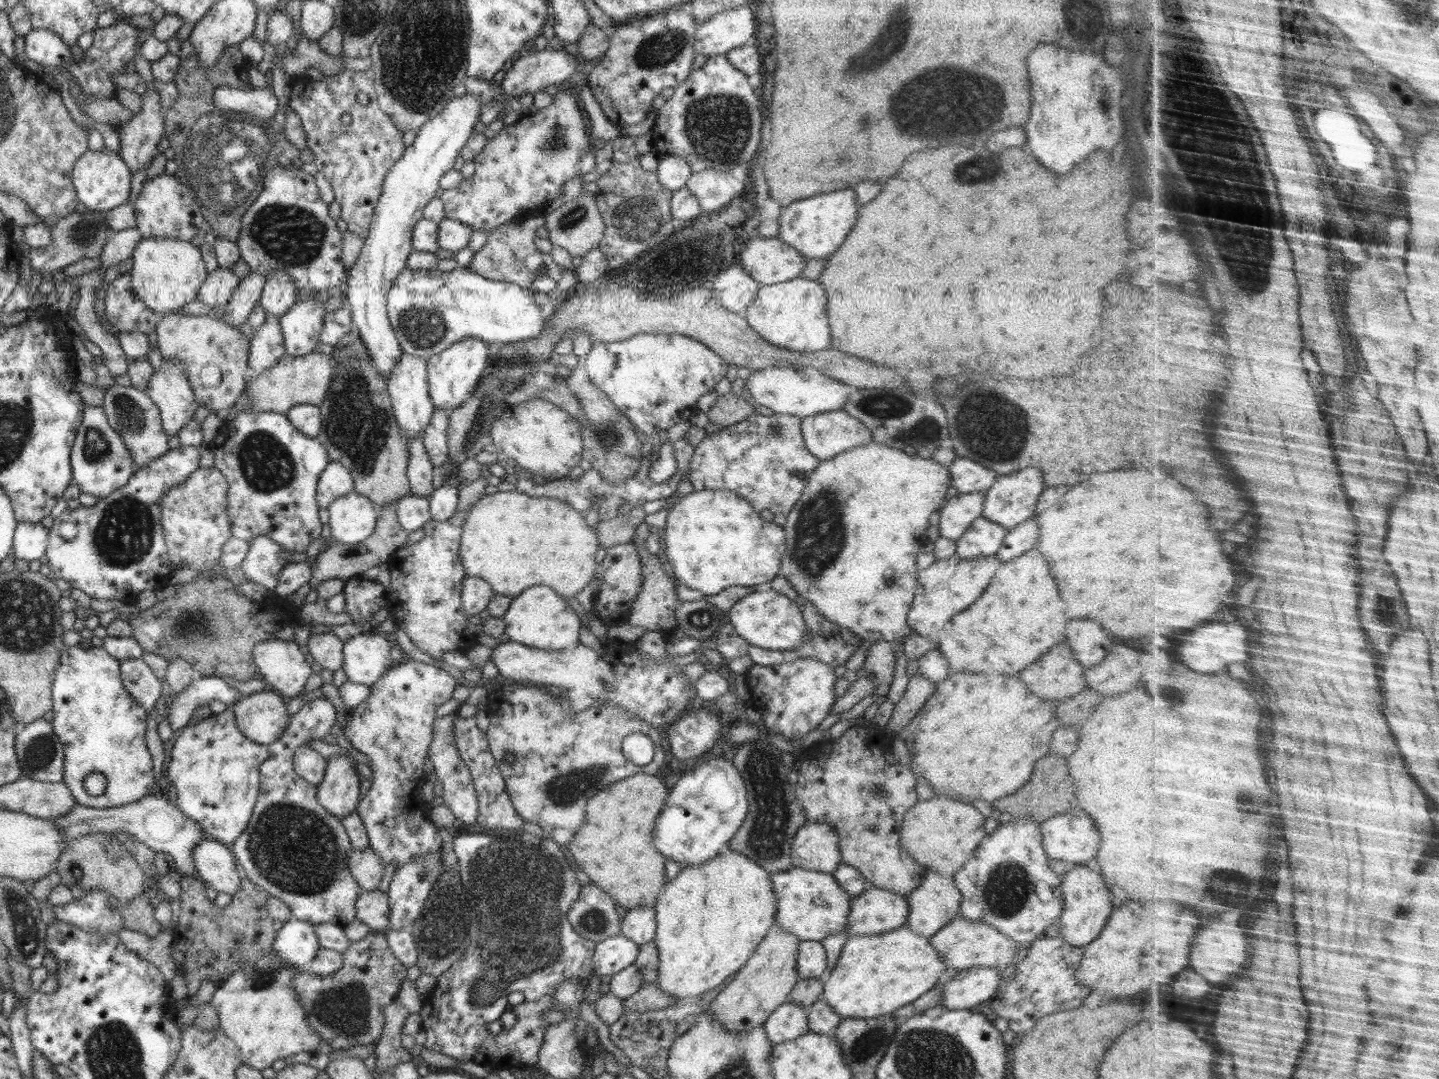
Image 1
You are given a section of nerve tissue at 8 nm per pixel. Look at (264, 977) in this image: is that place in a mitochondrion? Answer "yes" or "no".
yes

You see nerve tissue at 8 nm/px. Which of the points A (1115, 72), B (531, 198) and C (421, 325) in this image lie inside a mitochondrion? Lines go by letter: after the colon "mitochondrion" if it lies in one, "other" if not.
A: mitochondrion
B: other
C: mitochondrion

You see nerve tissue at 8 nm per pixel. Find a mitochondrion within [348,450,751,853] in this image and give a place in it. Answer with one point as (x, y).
(563, 791)

